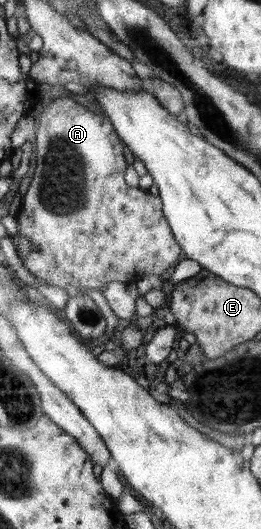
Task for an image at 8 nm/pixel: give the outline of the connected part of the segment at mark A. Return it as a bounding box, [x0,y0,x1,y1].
[17,96,182,291]

